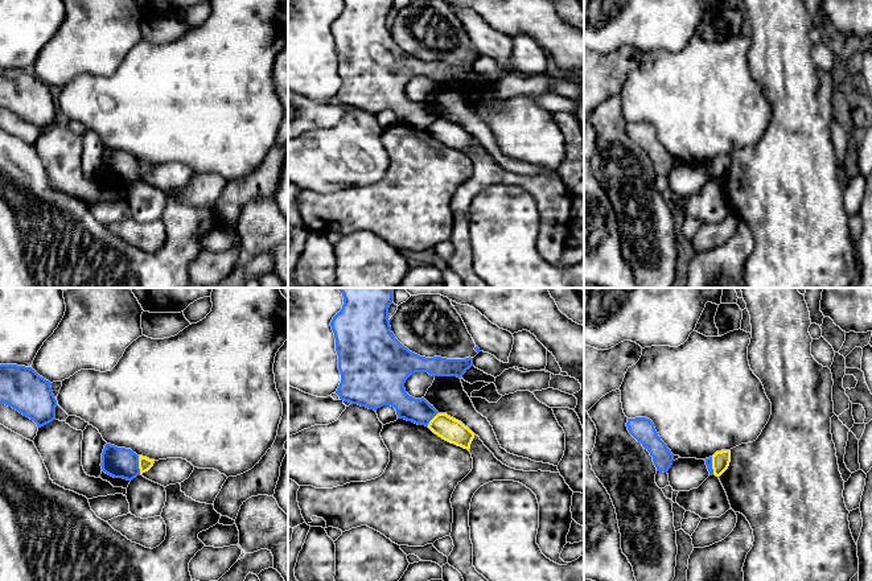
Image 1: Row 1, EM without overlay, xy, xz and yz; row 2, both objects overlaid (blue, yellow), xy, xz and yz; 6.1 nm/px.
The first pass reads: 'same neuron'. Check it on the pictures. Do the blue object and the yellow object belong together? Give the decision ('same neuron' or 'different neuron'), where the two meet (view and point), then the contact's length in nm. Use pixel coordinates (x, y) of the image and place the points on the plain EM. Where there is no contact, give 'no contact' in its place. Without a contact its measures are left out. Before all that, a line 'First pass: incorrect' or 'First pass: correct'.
First pass: incorrect
different neuron | xy (138, 169) | 110 nm

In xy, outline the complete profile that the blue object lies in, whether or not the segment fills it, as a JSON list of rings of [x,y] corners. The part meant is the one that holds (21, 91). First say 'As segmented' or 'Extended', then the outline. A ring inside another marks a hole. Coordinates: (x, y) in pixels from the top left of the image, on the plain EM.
As segmented. [[[0,69],[0,108],[33,124],[38,132],[55,124],[52,87],[32,71]]]

